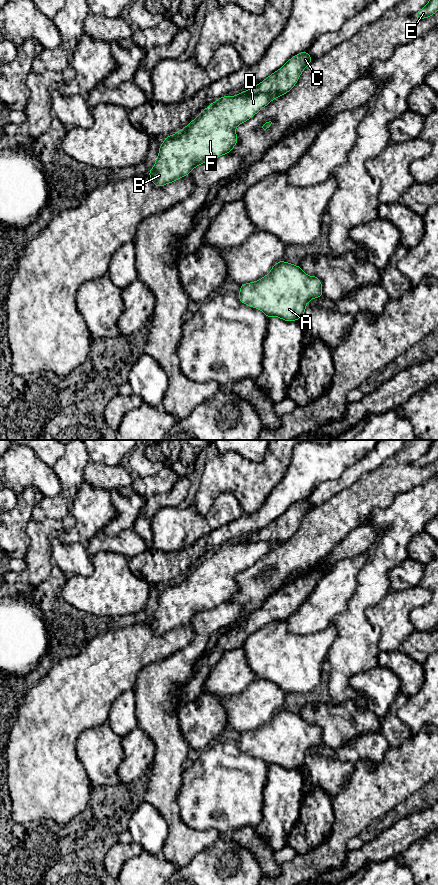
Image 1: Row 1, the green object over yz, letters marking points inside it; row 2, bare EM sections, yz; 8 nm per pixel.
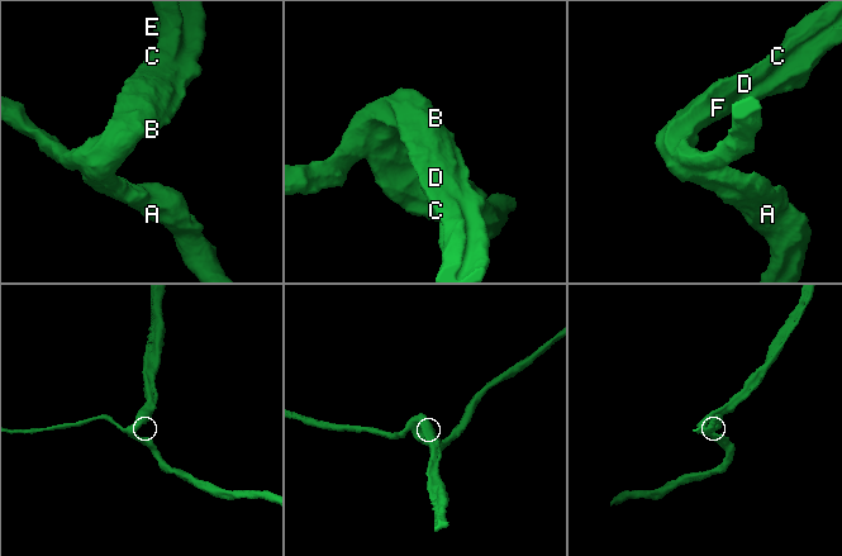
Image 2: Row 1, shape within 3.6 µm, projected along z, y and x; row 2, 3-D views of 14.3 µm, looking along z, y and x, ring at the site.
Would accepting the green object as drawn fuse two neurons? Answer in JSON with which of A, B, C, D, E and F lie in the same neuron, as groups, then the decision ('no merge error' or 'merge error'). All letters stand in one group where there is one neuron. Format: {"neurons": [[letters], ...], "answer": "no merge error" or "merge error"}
{"neurons": [["A", "B", "C", "D", "E", "F"]], "answer": "no merge error"}

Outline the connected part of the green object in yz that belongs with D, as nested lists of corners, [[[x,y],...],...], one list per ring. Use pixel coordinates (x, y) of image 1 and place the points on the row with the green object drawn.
[[[307,51],[298,53],[259,84],[236,96],[220,97],[206,109],[200,111],[199,116],[186,127],[165,137],[159,147],[155,164],[148,173],[153,184],[161,187],[172,183],[189,175],[195,167],[230,153],[232,148],[237,145],[236,127],[251,119],[272,100],[288,93],[296,85],[305,67],[312,61],[313,59]]]

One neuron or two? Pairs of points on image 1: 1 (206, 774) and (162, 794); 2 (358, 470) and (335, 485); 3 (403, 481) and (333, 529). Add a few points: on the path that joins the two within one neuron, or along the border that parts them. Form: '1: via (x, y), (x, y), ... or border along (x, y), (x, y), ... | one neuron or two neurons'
1: border along (184, 776), (177, 796), (178, 808) | two neurons
2: via (352, 474), (341, 483) | one neuron
3: via (386, 481), (377, 489), (372, 490), (350, 512) | one neuron

